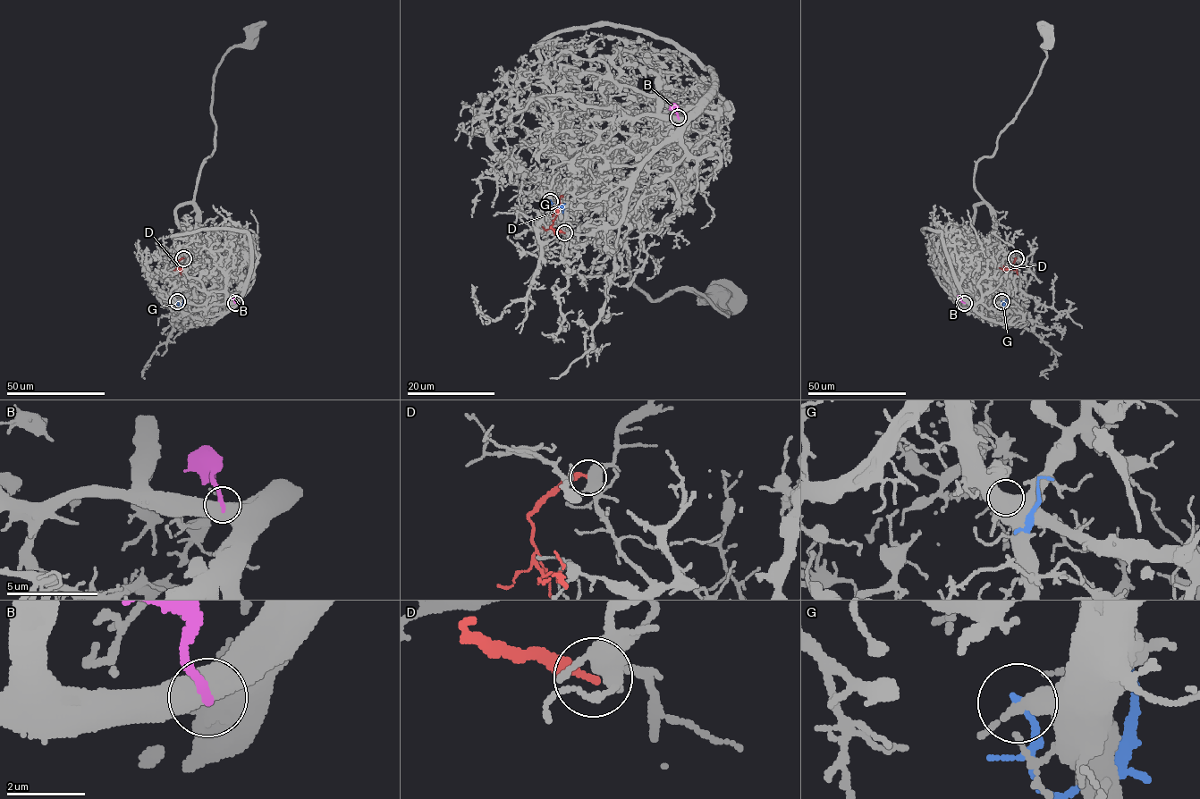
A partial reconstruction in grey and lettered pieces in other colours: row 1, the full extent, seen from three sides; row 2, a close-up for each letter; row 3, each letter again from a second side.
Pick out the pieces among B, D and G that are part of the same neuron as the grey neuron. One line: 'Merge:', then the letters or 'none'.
Merge: none

